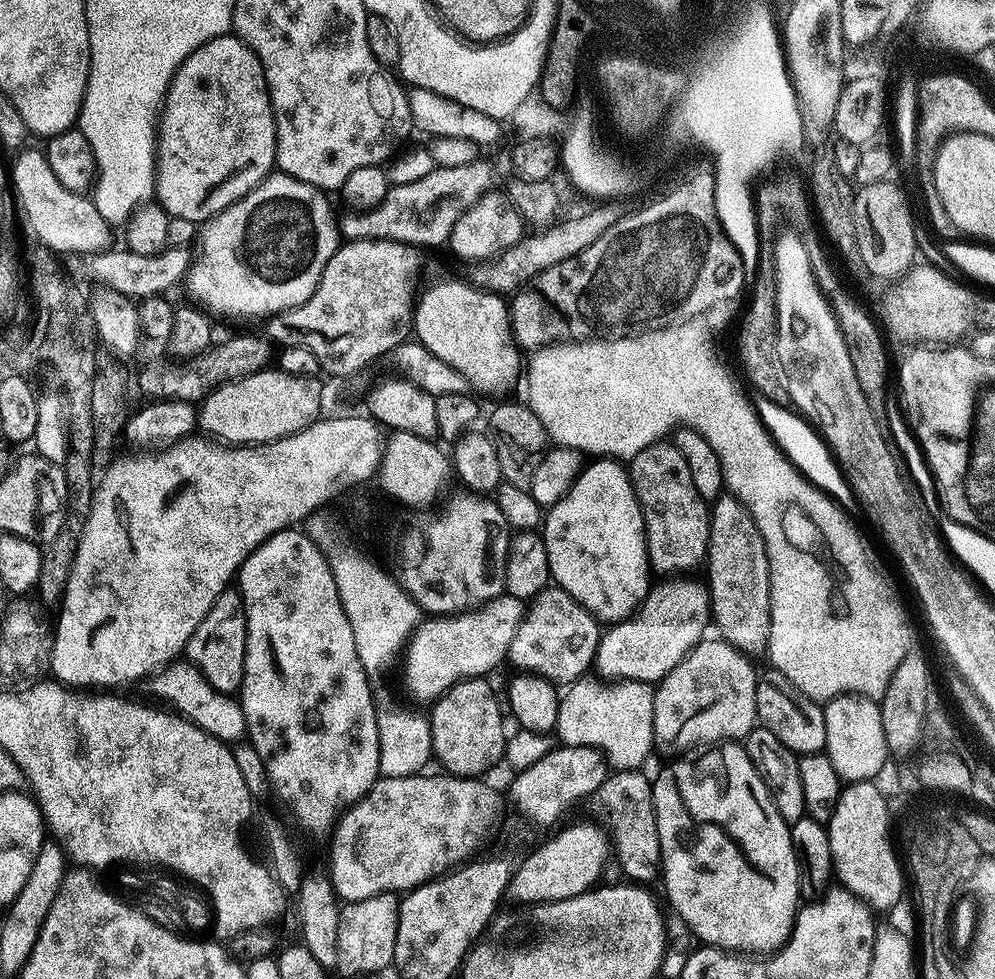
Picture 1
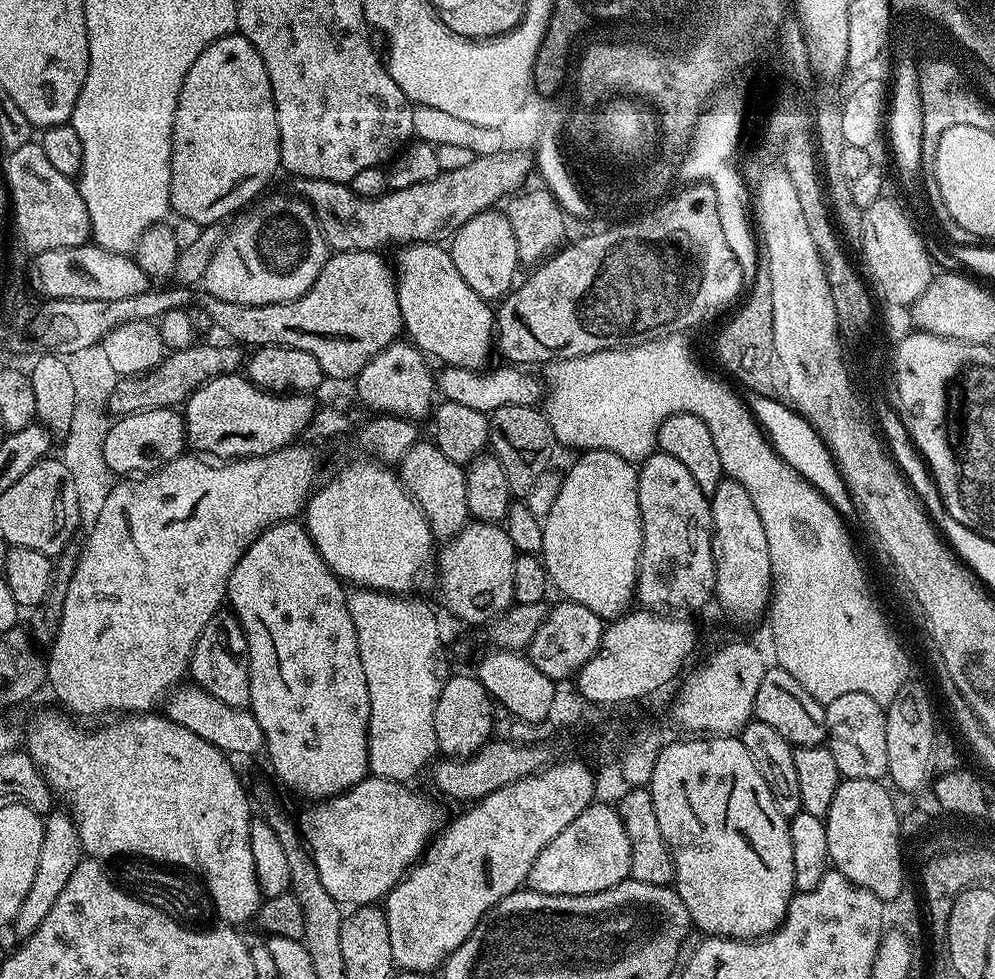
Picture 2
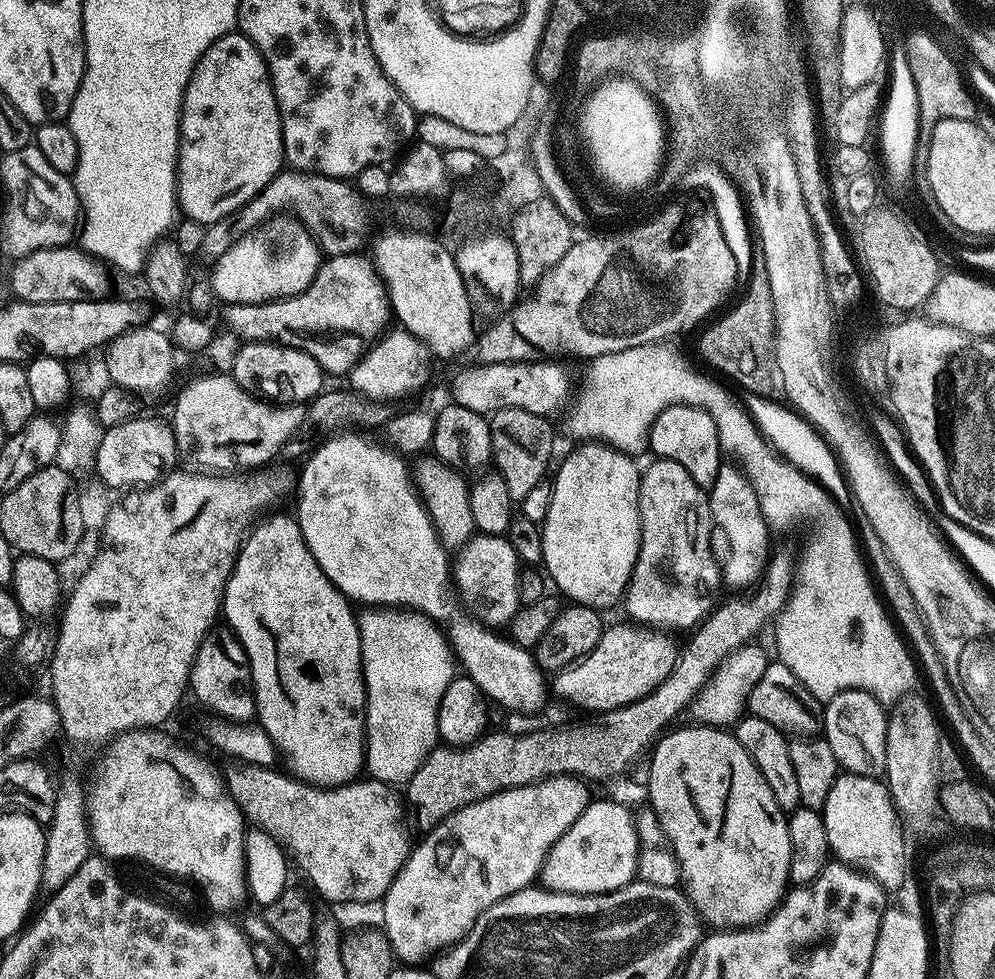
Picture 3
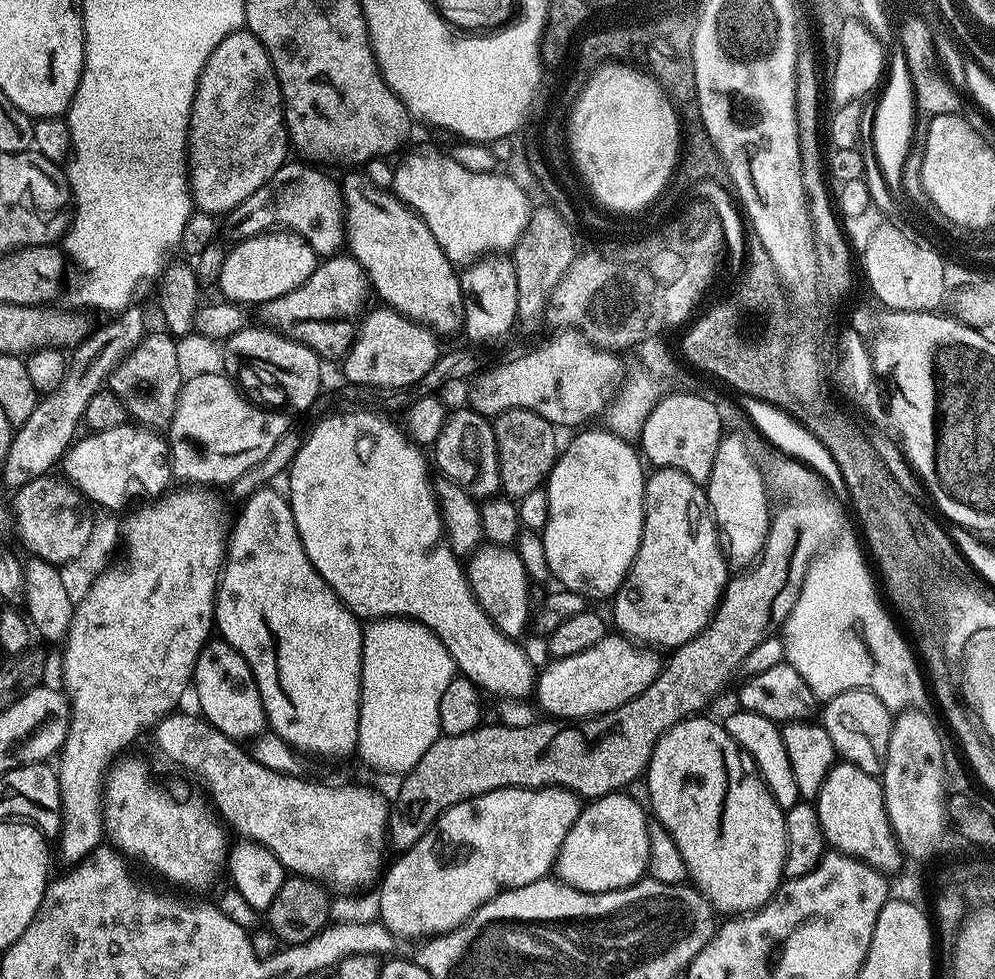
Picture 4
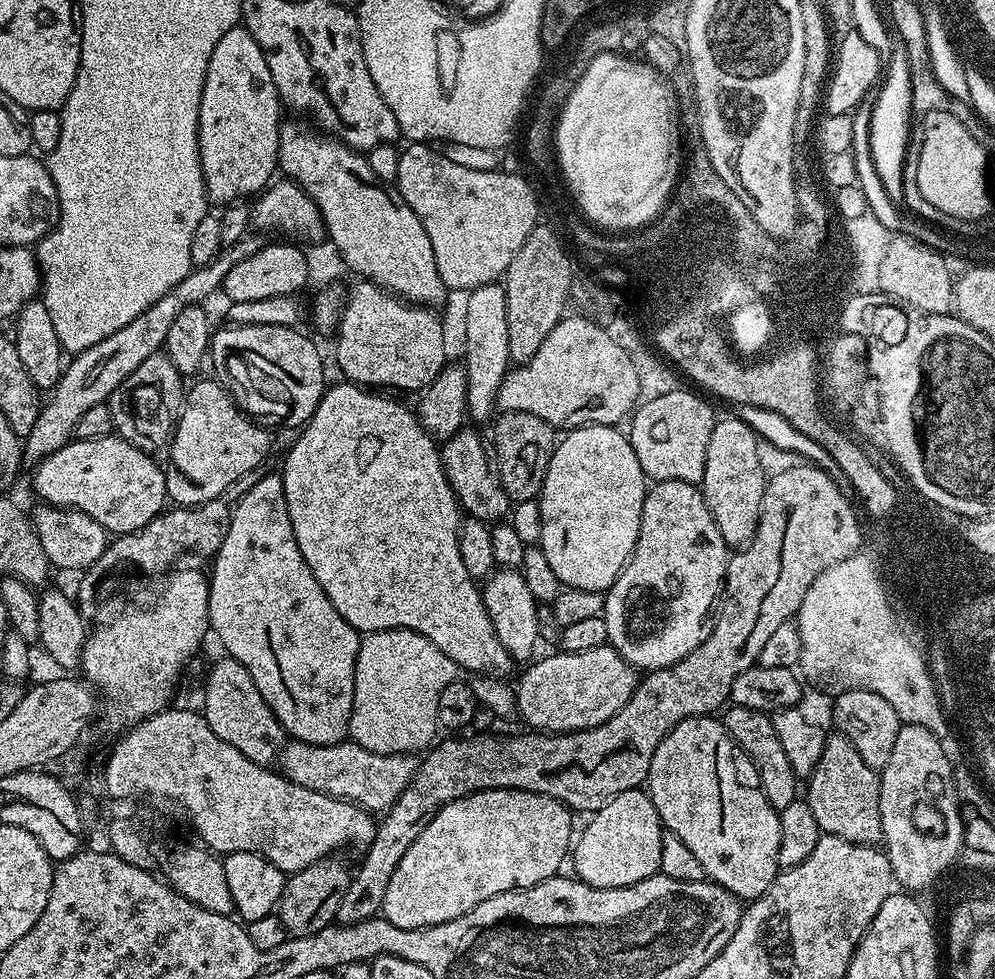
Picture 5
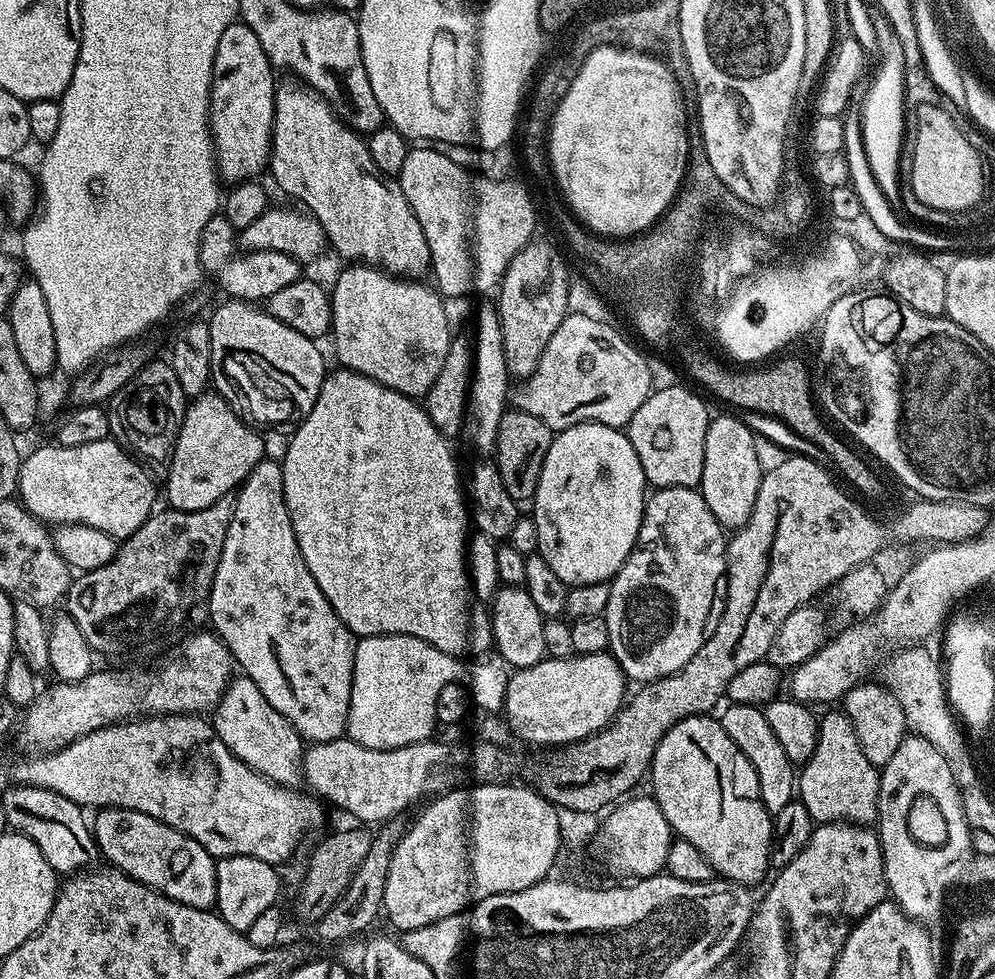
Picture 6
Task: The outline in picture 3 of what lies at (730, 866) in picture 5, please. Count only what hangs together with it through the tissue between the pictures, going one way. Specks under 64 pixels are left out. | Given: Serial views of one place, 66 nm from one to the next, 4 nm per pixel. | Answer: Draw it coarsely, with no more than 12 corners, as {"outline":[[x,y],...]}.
{"outline":[[669,731],[647,803],[716,930],[789,887],[788,816],[731,731]]}

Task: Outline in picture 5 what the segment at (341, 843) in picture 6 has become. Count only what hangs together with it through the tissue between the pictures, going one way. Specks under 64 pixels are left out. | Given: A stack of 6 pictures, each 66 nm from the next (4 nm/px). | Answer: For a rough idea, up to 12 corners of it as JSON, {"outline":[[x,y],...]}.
{"outline":[[336,854],[285,879],[277,904],[287,935],[335,921],[352,877]]}

